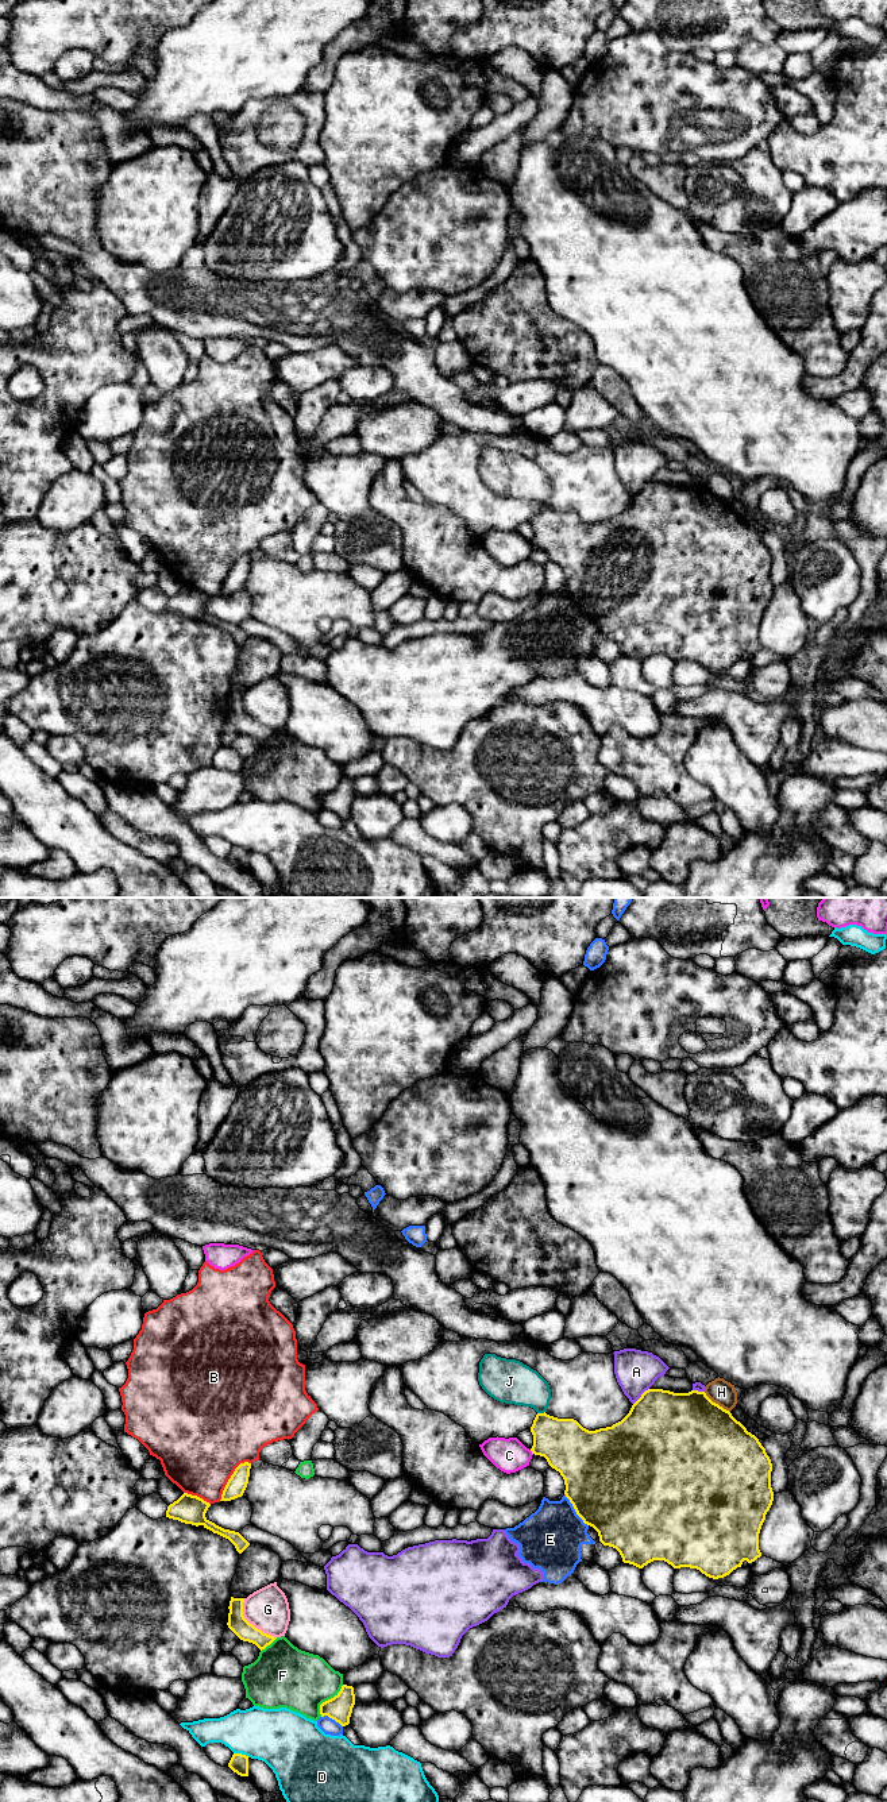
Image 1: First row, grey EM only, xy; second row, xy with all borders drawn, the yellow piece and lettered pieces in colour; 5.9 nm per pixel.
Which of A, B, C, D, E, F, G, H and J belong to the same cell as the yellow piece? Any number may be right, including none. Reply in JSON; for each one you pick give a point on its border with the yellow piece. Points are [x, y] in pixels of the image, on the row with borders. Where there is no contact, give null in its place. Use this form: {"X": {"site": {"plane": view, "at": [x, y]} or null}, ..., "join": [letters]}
{"join": []}

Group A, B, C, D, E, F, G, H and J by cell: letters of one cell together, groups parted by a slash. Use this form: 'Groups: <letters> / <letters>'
Groups: A E / B / C / D / F / G / H / J

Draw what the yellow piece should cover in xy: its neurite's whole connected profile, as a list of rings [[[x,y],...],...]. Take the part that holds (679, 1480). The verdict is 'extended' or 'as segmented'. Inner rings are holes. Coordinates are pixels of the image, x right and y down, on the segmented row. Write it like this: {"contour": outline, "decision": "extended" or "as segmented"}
{"contour": [[[648,1389],[632,1405],[629,1413],[612,1427],[589,1431],[574,1419],[558,1419],[544,1413],[537,1413],[531,1427],[533,1435],[532,1454],[544,1456],[548,1465],[560,1473],[564,1479],[564,1494],[572,1504],[576,1514],[585,1524],[593,1527],[603,1546],[616,1548],[624,1563],[643,1568],[653,1560],[664,1560],[674,1568],[697,1568],[709,1578],[718,1579],[729,1575],[743,1562],[755,1562],[761,1556],[759,1550],[759,1533],[774,1501],[771,1487],[772,1463],[759,1439],[747,1431],[732,1413],[713,1402],[705,1392],[691,1390],[689,1393],[674,1393],[663,1389]]], "decision": "as segmented"}

